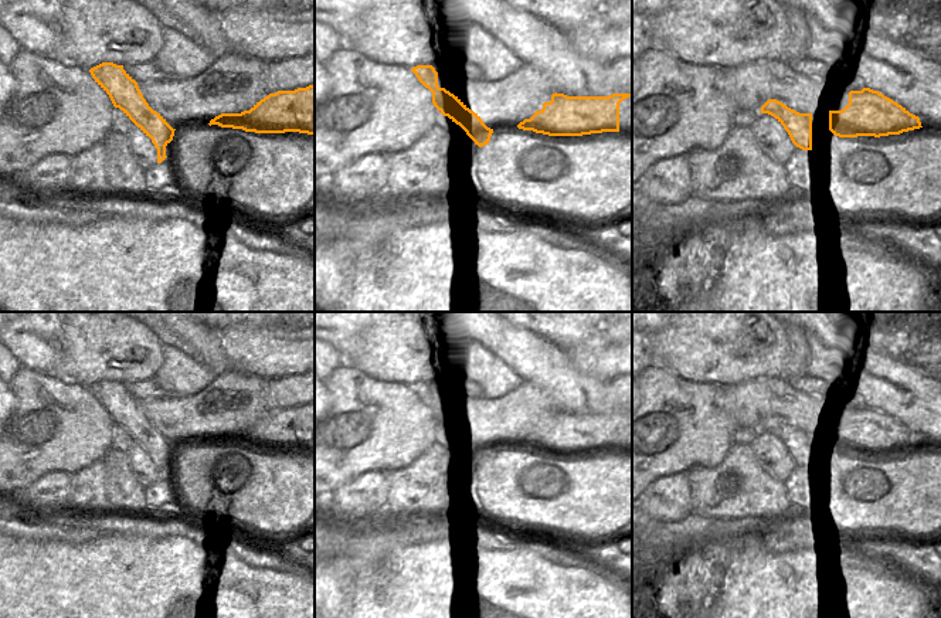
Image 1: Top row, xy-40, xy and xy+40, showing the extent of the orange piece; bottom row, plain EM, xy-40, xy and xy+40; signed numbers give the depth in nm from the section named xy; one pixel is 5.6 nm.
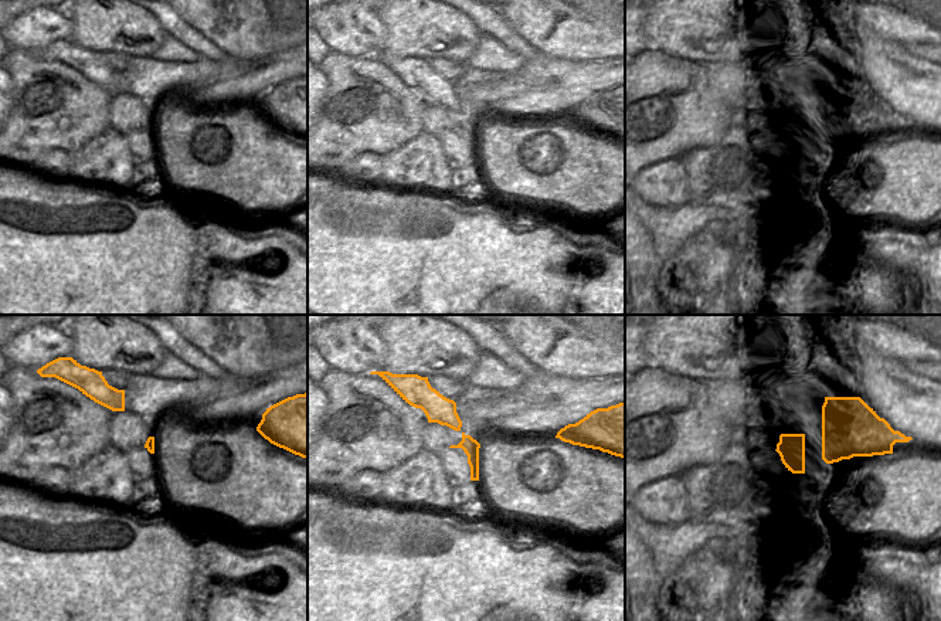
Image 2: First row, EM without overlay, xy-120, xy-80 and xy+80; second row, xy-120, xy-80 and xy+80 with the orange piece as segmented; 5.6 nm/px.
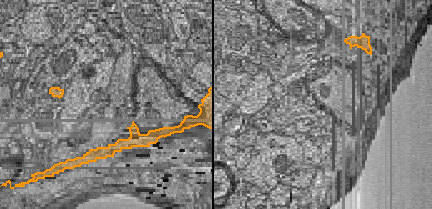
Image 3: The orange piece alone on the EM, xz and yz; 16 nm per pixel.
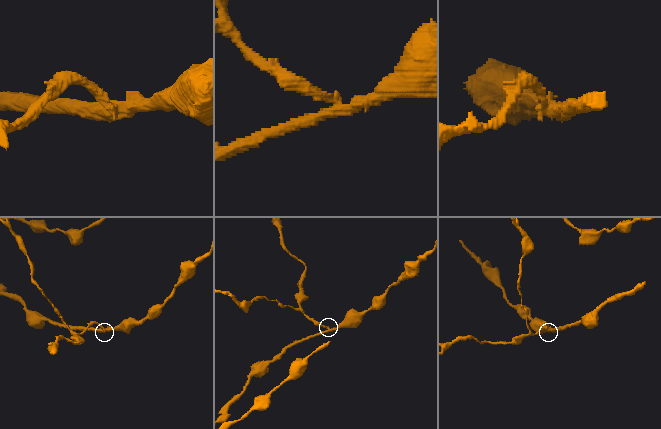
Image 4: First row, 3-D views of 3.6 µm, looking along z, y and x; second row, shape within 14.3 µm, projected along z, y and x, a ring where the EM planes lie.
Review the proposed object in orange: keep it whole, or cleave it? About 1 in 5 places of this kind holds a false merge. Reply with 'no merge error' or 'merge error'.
merge error

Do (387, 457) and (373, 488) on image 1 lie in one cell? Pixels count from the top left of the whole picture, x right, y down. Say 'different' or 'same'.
different

